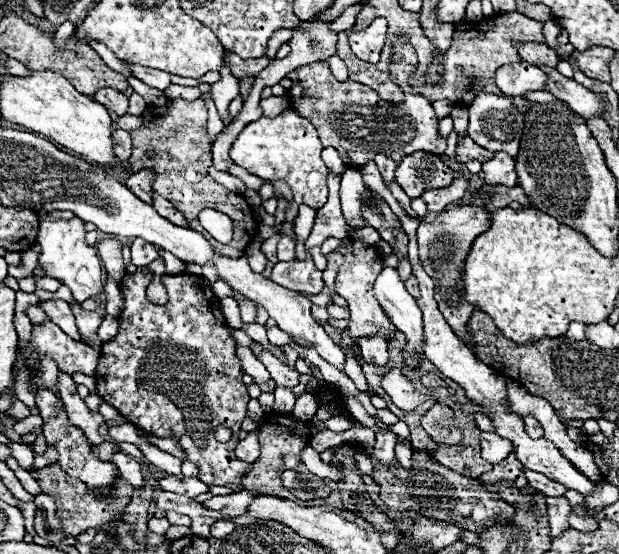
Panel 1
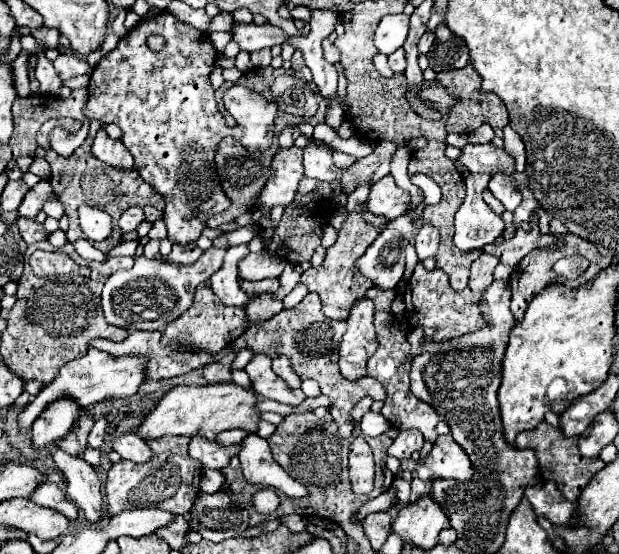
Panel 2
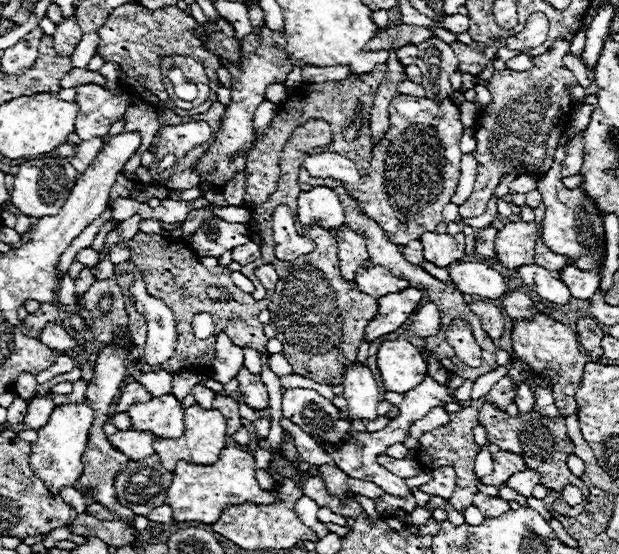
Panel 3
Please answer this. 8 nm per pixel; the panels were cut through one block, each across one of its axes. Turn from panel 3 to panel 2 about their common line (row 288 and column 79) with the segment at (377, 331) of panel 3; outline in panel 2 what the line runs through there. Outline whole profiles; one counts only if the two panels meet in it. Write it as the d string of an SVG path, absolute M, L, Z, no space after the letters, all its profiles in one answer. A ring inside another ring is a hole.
M60 396L52 404L48 404L32 424L34 448L42 450L66 436L70 428L78 422L82 412L84 408L70 396Z

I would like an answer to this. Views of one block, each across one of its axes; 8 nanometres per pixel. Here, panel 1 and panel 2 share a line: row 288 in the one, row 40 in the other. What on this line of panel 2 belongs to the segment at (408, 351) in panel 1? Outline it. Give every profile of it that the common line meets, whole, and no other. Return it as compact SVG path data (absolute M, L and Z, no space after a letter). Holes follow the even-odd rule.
M406 14L384 16L376 28L374 44L380 52L392 54L404 46L406 36L408 36L408 16Z

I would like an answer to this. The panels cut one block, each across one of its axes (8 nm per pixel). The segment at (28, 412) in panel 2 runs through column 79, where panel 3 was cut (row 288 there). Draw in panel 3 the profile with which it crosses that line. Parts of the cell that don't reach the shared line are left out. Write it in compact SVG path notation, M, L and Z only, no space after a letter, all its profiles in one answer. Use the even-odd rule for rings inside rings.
M364 260L358 266L354 280L356 280L360 292L374 296L374 298L380 298L380 296L386 296L392 292L400 292L402 288L408 288L406 280L392 276L388 268L372 264L370 260Z

